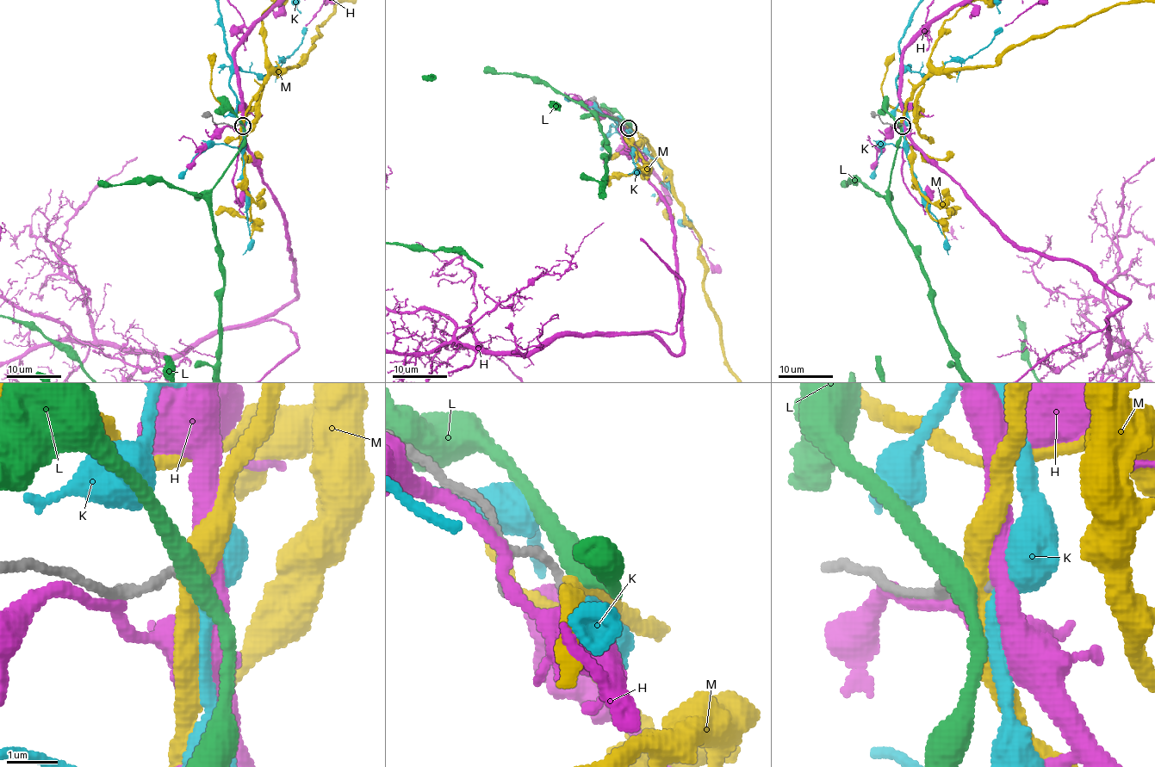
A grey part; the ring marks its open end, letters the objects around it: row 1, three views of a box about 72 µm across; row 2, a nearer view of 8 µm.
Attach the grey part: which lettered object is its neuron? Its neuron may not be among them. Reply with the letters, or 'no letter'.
no letter

